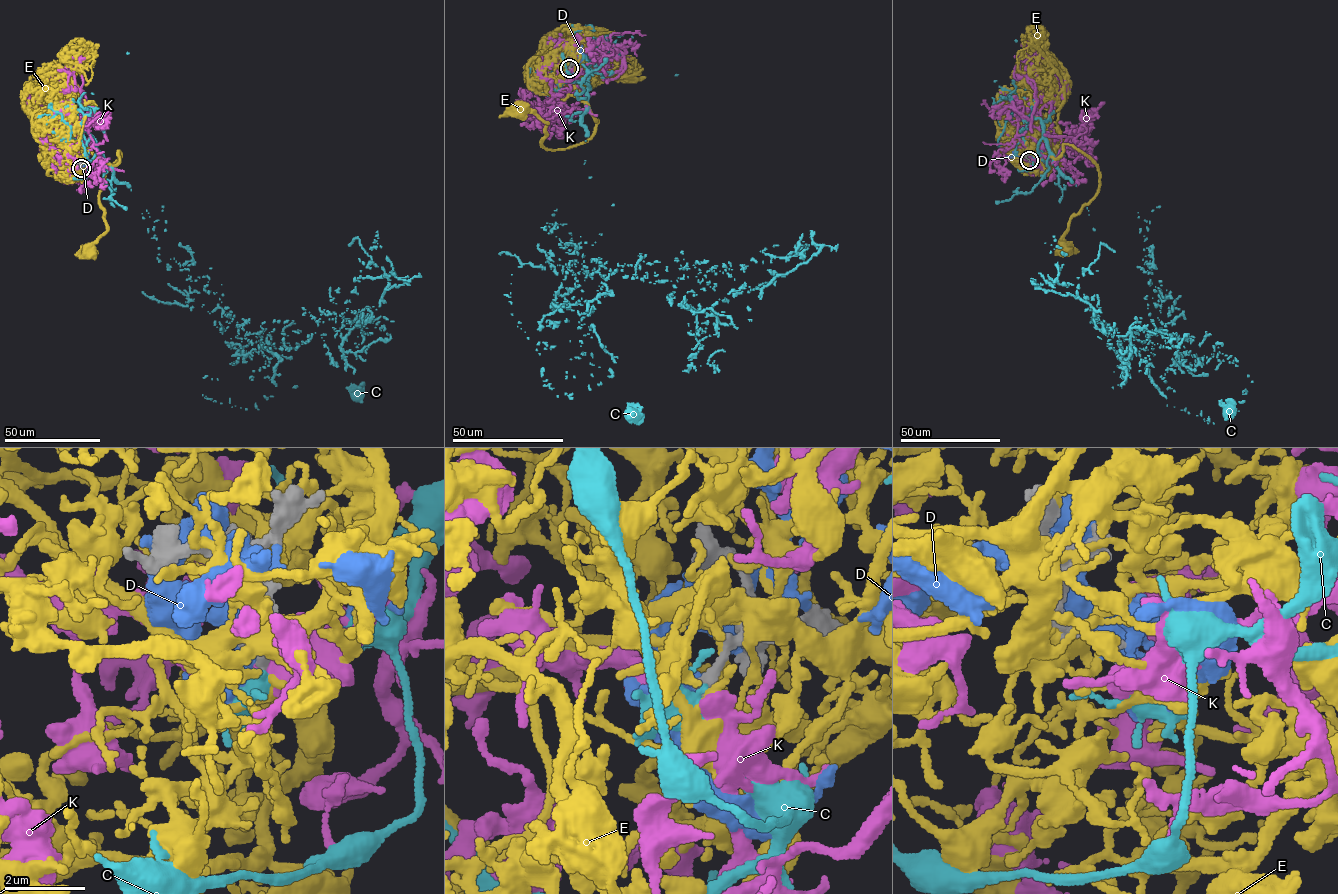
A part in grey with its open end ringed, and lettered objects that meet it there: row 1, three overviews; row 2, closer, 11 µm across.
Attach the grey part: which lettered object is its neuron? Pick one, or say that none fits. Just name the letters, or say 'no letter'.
K

